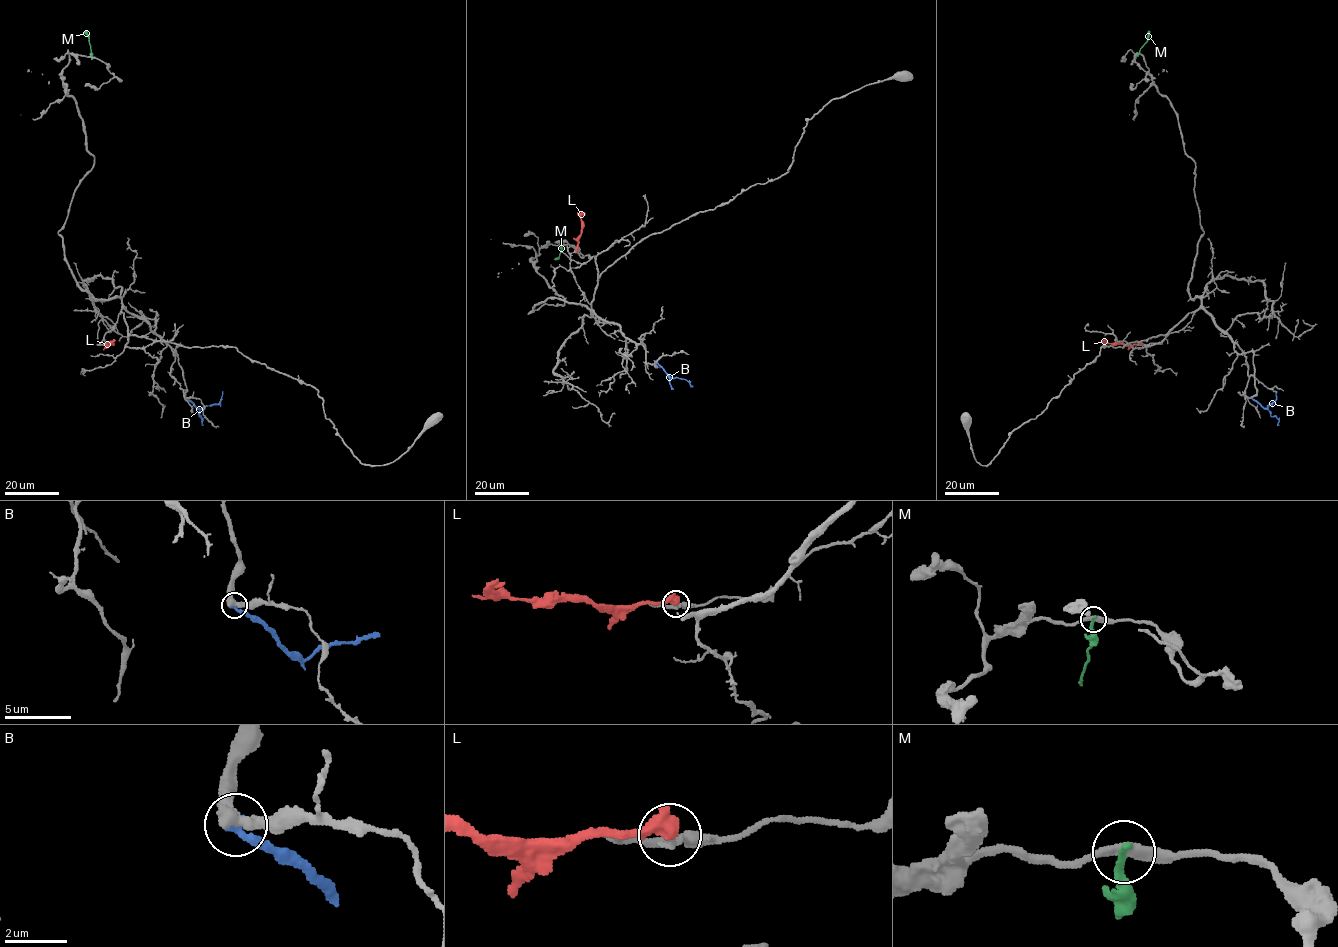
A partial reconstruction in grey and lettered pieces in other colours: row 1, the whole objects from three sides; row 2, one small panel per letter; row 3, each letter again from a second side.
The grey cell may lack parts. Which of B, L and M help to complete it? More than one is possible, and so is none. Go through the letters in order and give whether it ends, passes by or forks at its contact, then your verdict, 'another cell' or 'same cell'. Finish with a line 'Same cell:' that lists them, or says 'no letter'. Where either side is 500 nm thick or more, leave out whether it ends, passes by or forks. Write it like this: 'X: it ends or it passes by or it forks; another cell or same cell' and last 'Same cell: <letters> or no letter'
B: it ends; same cell
L: another cell
M: it ends; another cell
Same cell: B

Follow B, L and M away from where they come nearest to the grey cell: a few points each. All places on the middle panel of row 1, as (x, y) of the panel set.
B: (655, 362), (670, 377), (687, 380), (692, 387)
L: (575, 251), (582, 226), (577, 210)
M: (561, 244), (559, 256), (554, 259)

